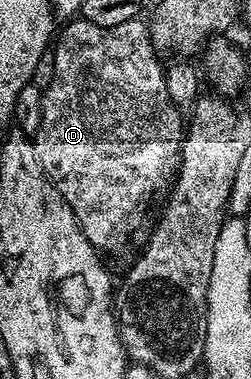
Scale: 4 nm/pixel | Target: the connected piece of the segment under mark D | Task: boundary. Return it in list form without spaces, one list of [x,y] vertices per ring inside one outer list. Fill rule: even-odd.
[[[80,17],[66,22],[62,26],[66,26],[62,31],[60,28],[55,39],[55,46],[51,51],[51,56],[54,59],[54,79],[49,87],[43,91],[41,97],[41,127],[35,136],[35,146],[39,161],[43,165],[43,173],[47,173],[47,177],[59,189],[59,193],[63,193],[63,197],[67,201],[67,205],[71,205],[71,209],[75,213],[87,241],[91,241],[91,245],[98,249],[120,245],[121,234],[125,231],[125,218],[132,211],[139,210],[141,203],[147,202],[152,197],[153,190],[161,183],[161,170],[165,167],[165,154],[169,151],[169,142],[178,134],[177,139],[183,131],[182,125],[180,127],[181,119],[177,116],[180,115],[178,108],[173,106],[169,96],[165,71],[163,66],[161,67],[160,61],[157,60],[156,56],[158,54],[155,52],[153,42],[149,38],[149,30],[146,24],[141,22],[140,18],[135,18],[131,21],[123,21],[123,25],[111,25],[110,27],[91,25],[91,21]]]

